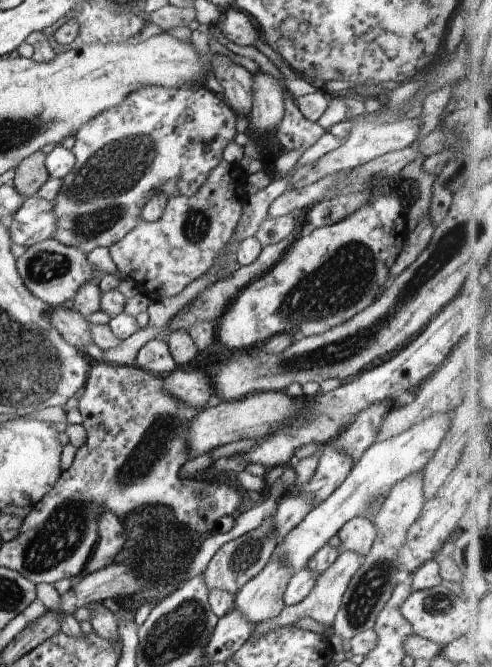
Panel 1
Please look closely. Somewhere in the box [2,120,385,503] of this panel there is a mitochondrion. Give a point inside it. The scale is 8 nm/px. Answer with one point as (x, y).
(97, 192)

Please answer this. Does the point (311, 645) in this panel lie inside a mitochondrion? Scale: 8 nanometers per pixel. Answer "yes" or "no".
no

